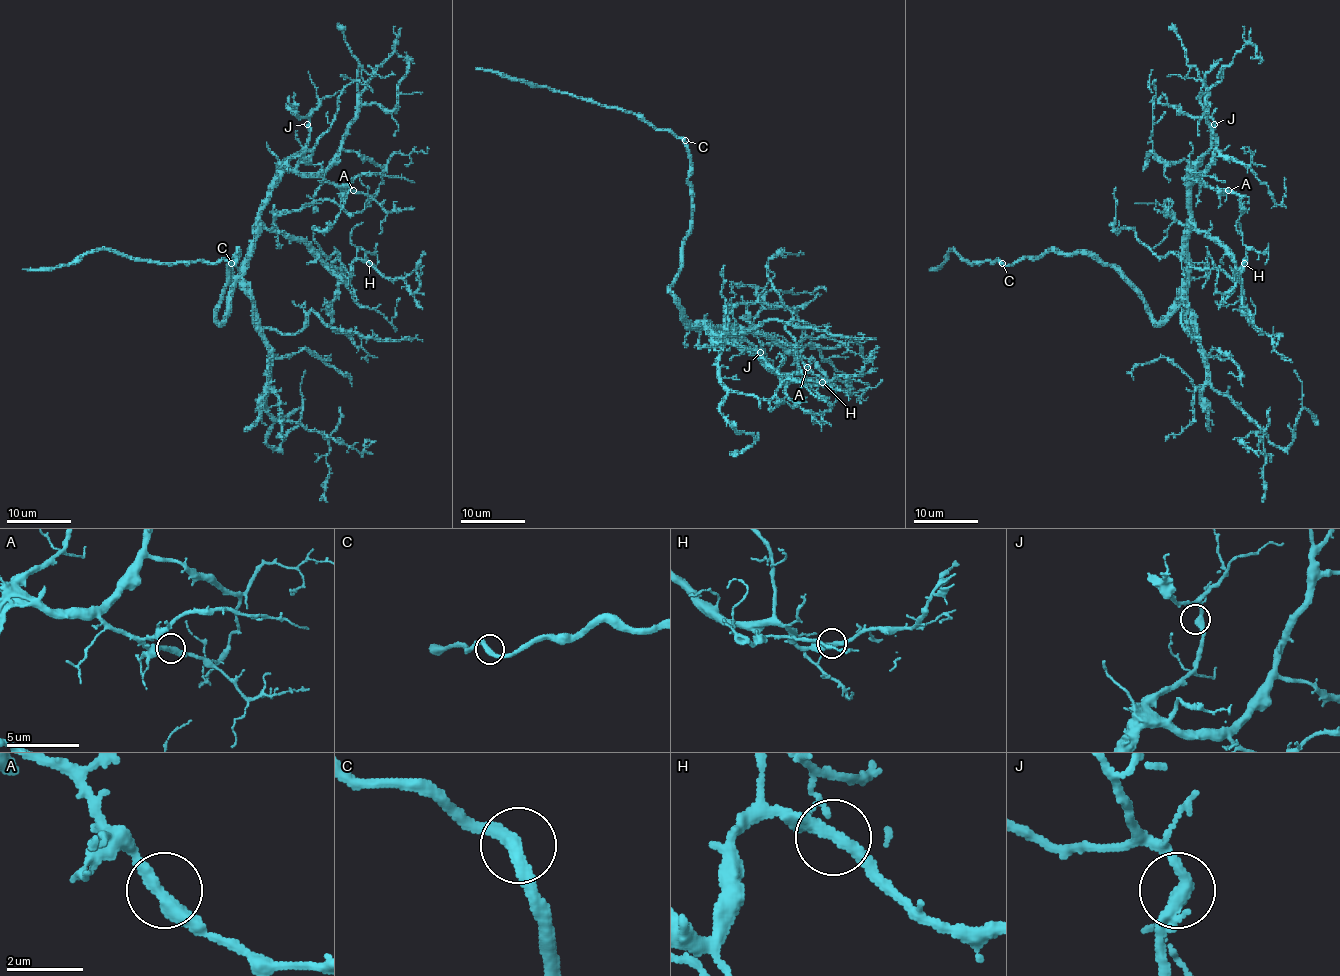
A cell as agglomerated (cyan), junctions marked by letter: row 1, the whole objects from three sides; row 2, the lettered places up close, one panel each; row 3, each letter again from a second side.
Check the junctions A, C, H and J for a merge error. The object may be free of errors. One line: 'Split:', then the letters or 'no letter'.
Split: no letter

